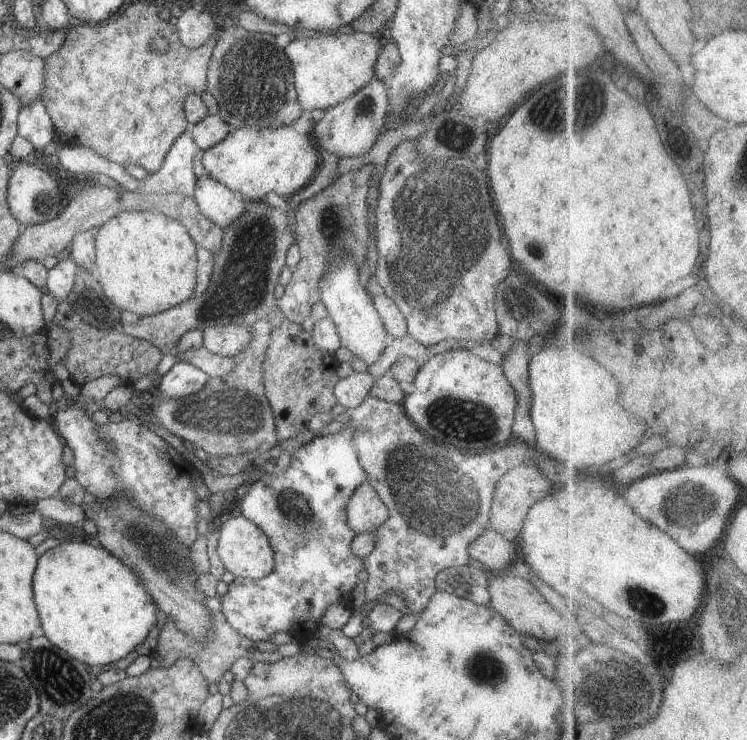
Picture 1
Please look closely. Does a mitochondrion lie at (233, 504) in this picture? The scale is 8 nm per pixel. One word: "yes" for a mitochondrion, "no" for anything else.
no

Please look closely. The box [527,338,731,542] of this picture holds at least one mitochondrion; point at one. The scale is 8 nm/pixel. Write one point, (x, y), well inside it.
(689, 505)

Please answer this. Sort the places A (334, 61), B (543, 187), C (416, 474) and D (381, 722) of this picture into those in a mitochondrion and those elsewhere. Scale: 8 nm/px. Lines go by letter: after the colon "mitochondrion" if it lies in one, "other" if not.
A: other
B: other
C: mitochondrion
D: other

